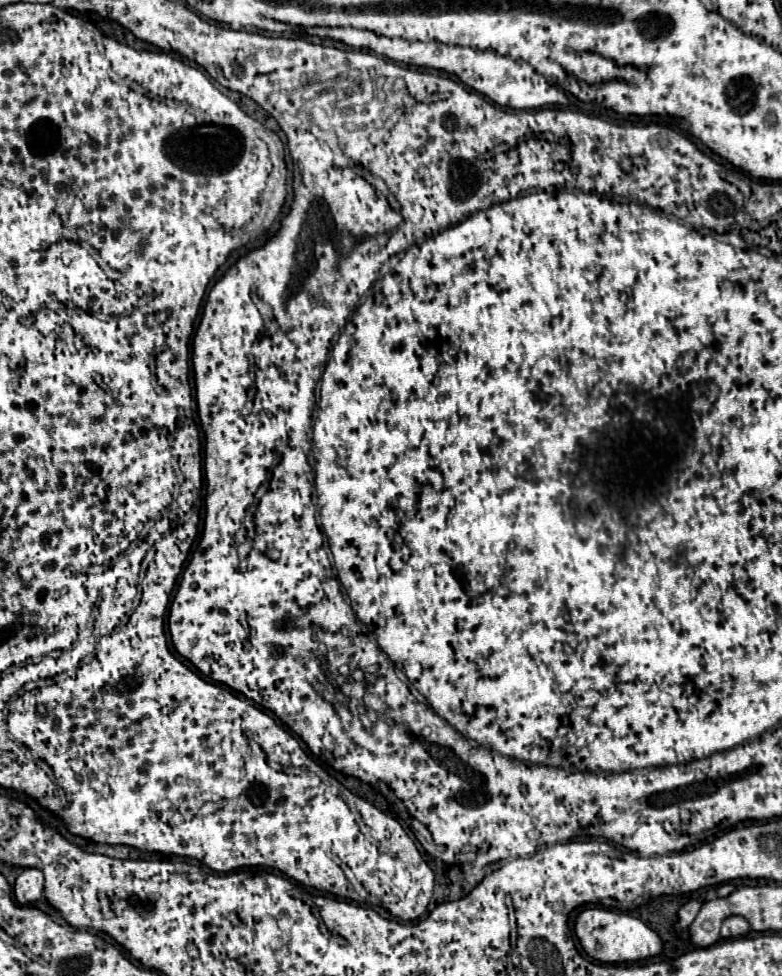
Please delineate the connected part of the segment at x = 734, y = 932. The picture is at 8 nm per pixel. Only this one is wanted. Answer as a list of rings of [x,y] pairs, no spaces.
[[[731,915],[723,921],[723,927],[721,927],[721,937],[725,939],[733,939],[733,937],[741,937],[741,935],[747,935],[751,933],[751,927],[749,927],[749,921],[739,917],[739,915]]]

